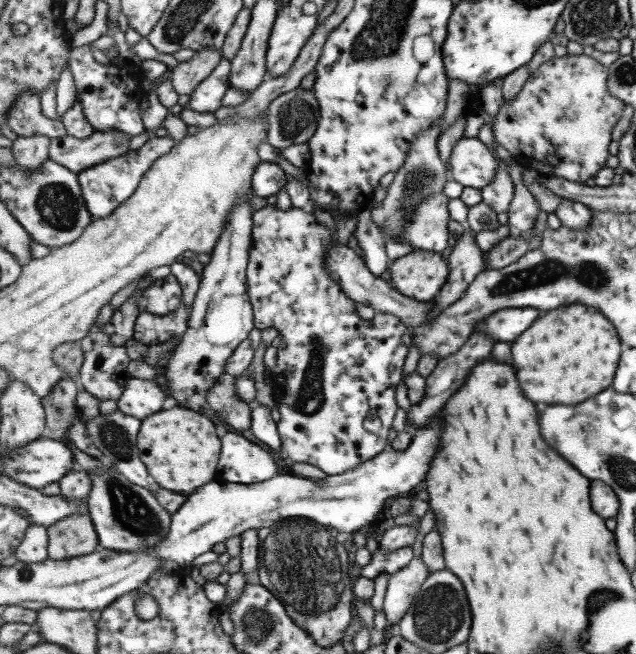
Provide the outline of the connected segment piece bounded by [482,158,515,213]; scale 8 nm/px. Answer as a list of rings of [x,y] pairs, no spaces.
[[[498,158],[498,176],[491,186],[482,189],[484,201],[492,206],[498,213],[508,212],[515,194],[515,184],[505,160]]]

